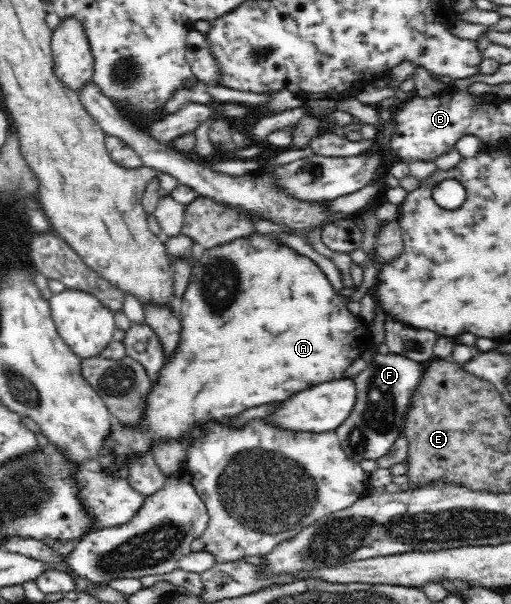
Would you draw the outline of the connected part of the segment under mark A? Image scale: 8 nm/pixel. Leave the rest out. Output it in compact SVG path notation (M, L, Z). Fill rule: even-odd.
M257 231L251 232L249 236L236 238L231 242L225 242L225 244L206 249L201 258L193 261L191 278L189 278L189 284L187 284L187 290L183 292L182 299L178 301L177 314L182 326L181 342L177 346L177 353L173 353L173 358L163 366L156 383L152 386L149 400L147 400L149 404L147 404L146 413L142 420L142 427L139 429L139 427L127 427L123 424L117 424L111 433L112 448L114 448L114 454L118 456L119 462L117 462L117 468L113 468L109 474L125 475L127 472L125 471L126 460L129 458L129 454L148 452L149 448L151 448L151 442L157 442L157 440L159 442L161 440L178 440L185 432L189 432L191 428L201 426L201 424L205 424L209 420L223 420L223 418L236 417L249 408L256 408L263 404L283 403L285 400L305 392L312 386L343 379L345 372L353 366L353 362L373 347L369 328L365 326L365 322L361 322L359 316L353 316L353 313L349 312L347 305L335 293L329 279L327 279L327 276L321 271L317 263L306 255L297 253L294 249L281 244L272 238L271 235Z

